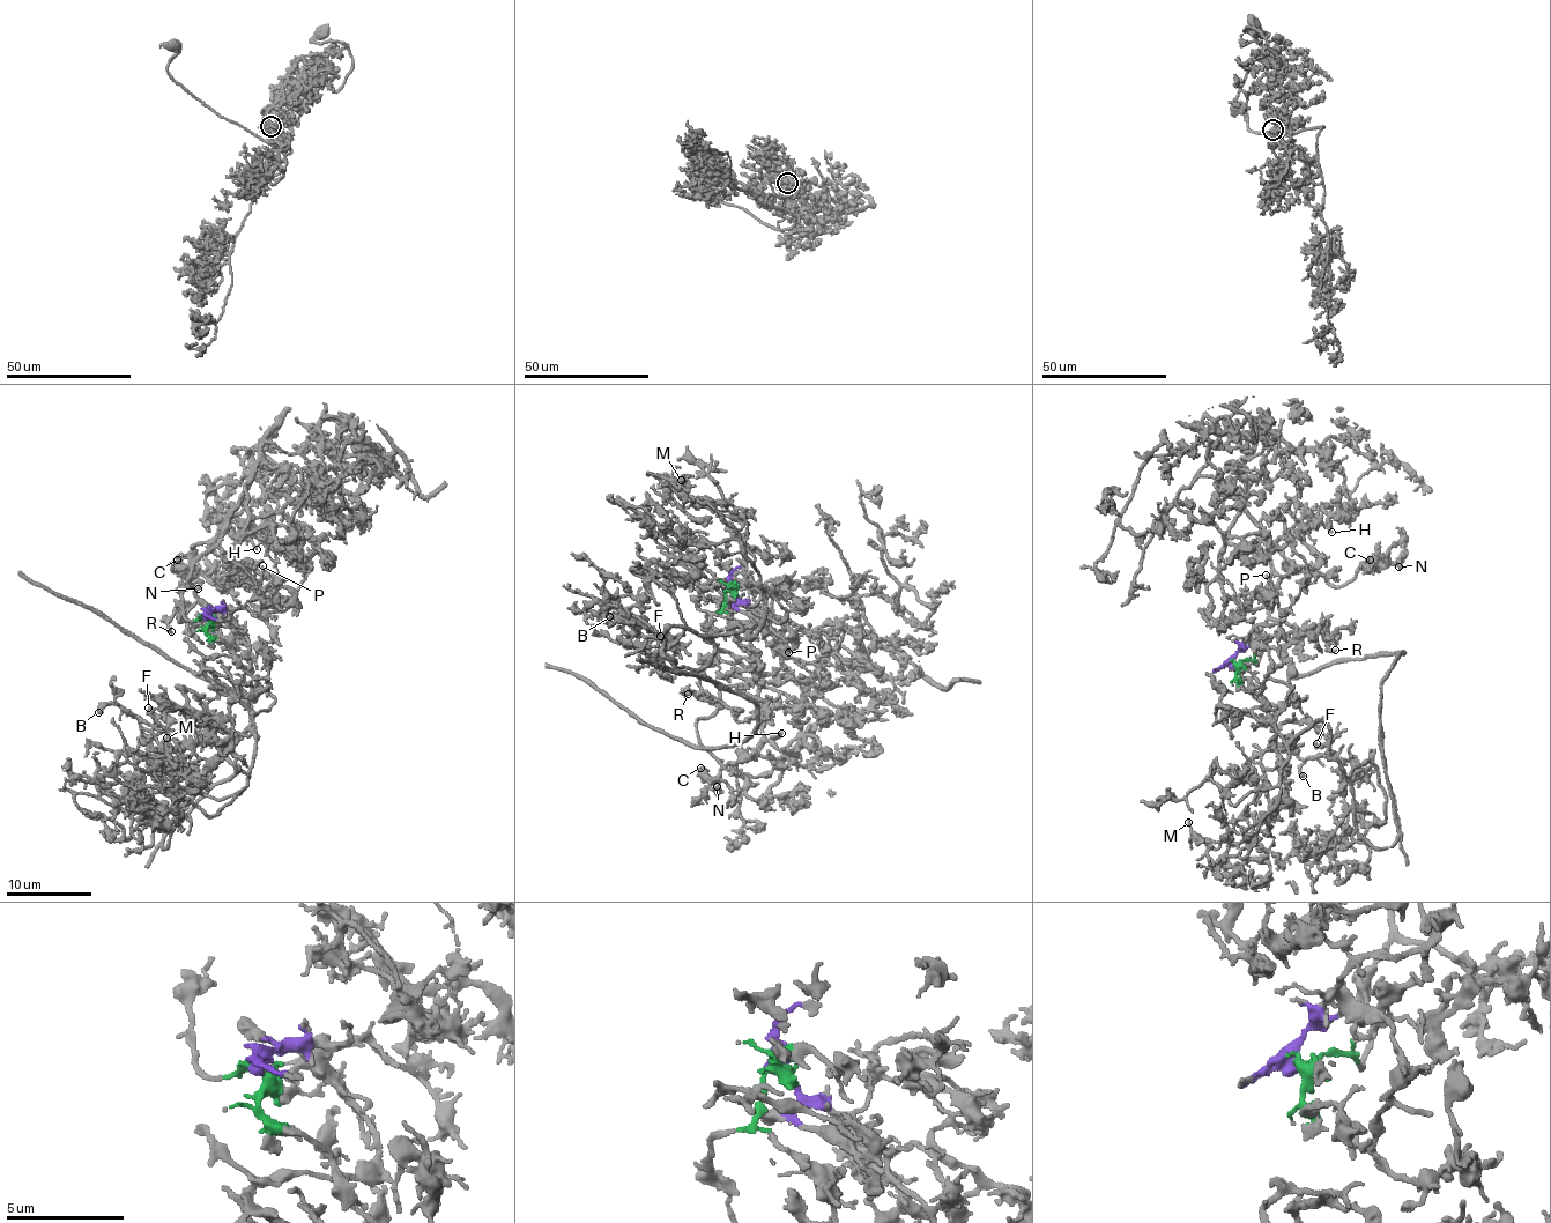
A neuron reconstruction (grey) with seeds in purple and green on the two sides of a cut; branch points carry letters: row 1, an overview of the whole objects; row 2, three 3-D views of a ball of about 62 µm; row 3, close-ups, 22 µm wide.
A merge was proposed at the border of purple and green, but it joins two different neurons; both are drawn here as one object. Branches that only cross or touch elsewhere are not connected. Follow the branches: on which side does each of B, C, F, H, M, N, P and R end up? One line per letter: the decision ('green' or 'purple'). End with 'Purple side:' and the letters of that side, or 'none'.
B: purple
C: green
F: purple
H: green
M: purple
N: green
P: purple
R: green
Purple side: B, F, M, P

